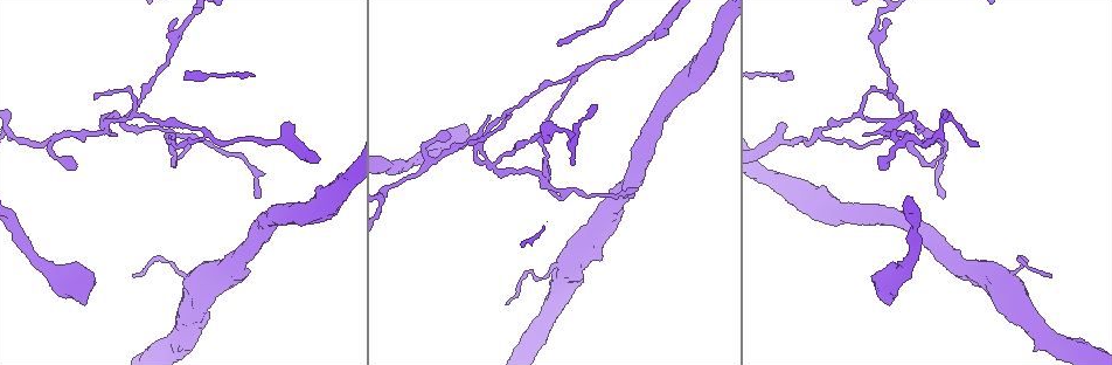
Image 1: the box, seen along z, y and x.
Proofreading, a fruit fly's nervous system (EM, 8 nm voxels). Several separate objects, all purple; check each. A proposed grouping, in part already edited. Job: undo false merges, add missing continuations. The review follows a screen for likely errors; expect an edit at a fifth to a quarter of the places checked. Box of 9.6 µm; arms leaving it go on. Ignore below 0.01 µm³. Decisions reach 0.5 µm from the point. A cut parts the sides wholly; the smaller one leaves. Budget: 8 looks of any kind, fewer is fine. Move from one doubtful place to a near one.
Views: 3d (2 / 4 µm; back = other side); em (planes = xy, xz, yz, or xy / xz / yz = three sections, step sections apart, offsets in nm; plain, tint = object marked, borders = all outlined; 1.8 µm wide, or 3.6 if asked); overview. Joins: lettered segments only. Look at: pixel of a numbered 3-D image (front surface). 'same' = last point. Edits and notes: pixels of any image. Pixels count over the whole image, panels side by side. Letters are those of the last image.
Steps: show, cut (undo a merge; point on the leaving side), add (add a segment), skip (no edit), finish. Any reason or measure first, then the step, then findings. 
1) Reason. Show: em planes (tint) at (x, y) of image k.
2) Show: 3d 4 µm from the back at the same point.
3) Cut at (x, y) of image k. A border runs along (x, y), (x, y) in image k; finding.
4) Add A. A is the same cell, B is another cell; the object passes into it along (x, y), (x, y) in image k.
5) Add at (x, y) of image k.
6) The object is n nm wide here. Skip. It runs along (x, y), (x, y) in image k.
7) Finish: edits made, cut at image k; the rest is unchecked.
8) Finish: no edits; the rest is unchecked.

A fork. Show: 3d 4 µm at (584, 70) of image 1.

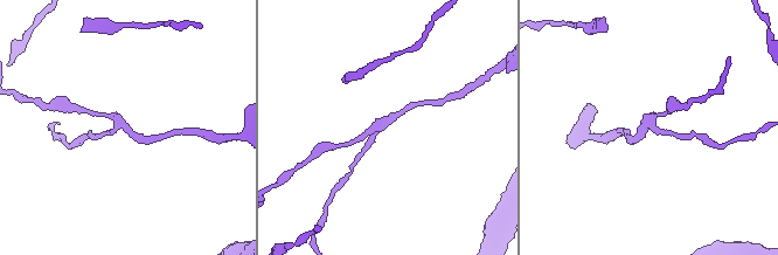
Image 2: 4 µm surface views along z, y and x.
3 arms meet here; shape alone is not enough. Show: em xz step 16 (tint) at (121, 121) of image 2.

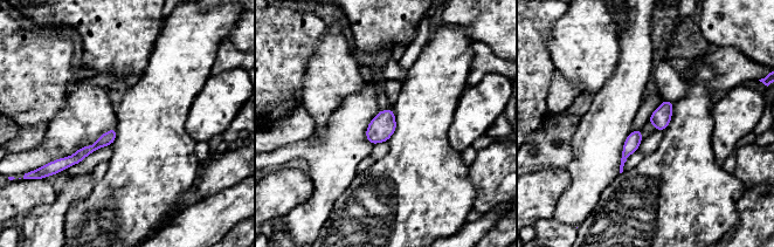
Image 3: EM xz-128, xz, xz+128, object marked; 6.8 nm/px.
Another direction. Show: em planes (borders) at the same point.

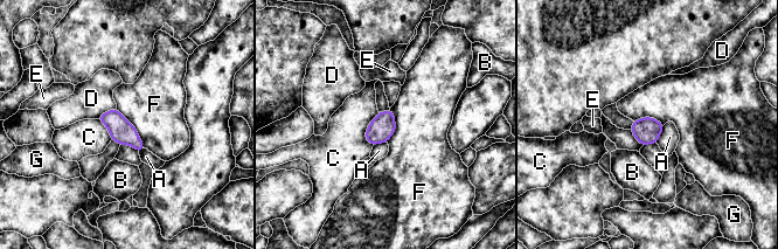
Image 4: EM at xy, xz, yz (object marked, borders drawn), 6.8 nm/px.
The object is 170 nm wide here. Skip. A, B, C, D, E, F and G are other cells; a border runs along (116, 109), (134, 128), (145, 147) in image 4; all the same neuron.

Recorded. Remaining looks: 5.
Thin neck. Show: em yz step 16 (borders) at (111, 119) of image 1.

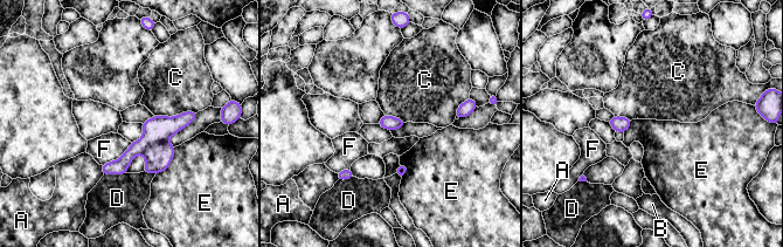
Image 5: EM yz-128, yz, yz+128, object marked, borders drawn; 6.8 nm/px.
The longest contact is with C, 300 nm. Skip. A, B, C, D, E and F are other cells; a border runs along (196, 111), (154, 116) in image 5; continuous, no second neuron.

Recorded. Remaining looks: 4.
Narrows sharply. Show: 3d 4 µm from the back at (189, 149) of image 1.

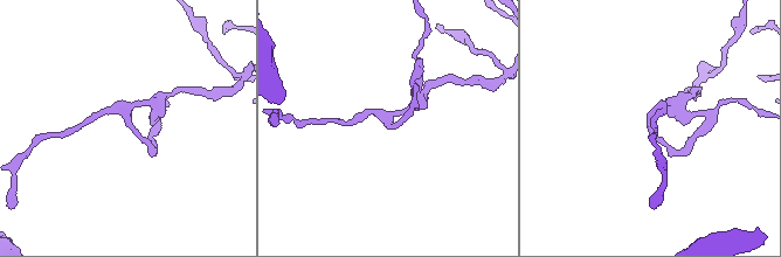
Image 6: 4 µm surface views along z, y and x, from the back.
Show: em xz step 16 (borders) at (131, 128) of image 6.

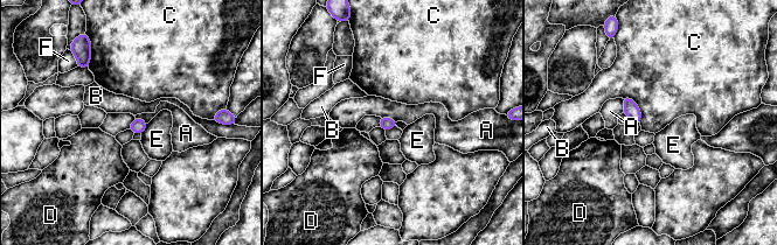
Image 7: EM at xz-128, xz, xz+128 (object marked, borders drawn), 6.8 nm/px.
The object is 90 nm wide here. Skip. A, B, C, D, E and F are other cells; a border runs along (623, 96), (638, 106), (640, 123) in image 7; all the same neuron.

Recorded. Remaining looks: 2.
Finish: no edits; the rest is unchecked.

